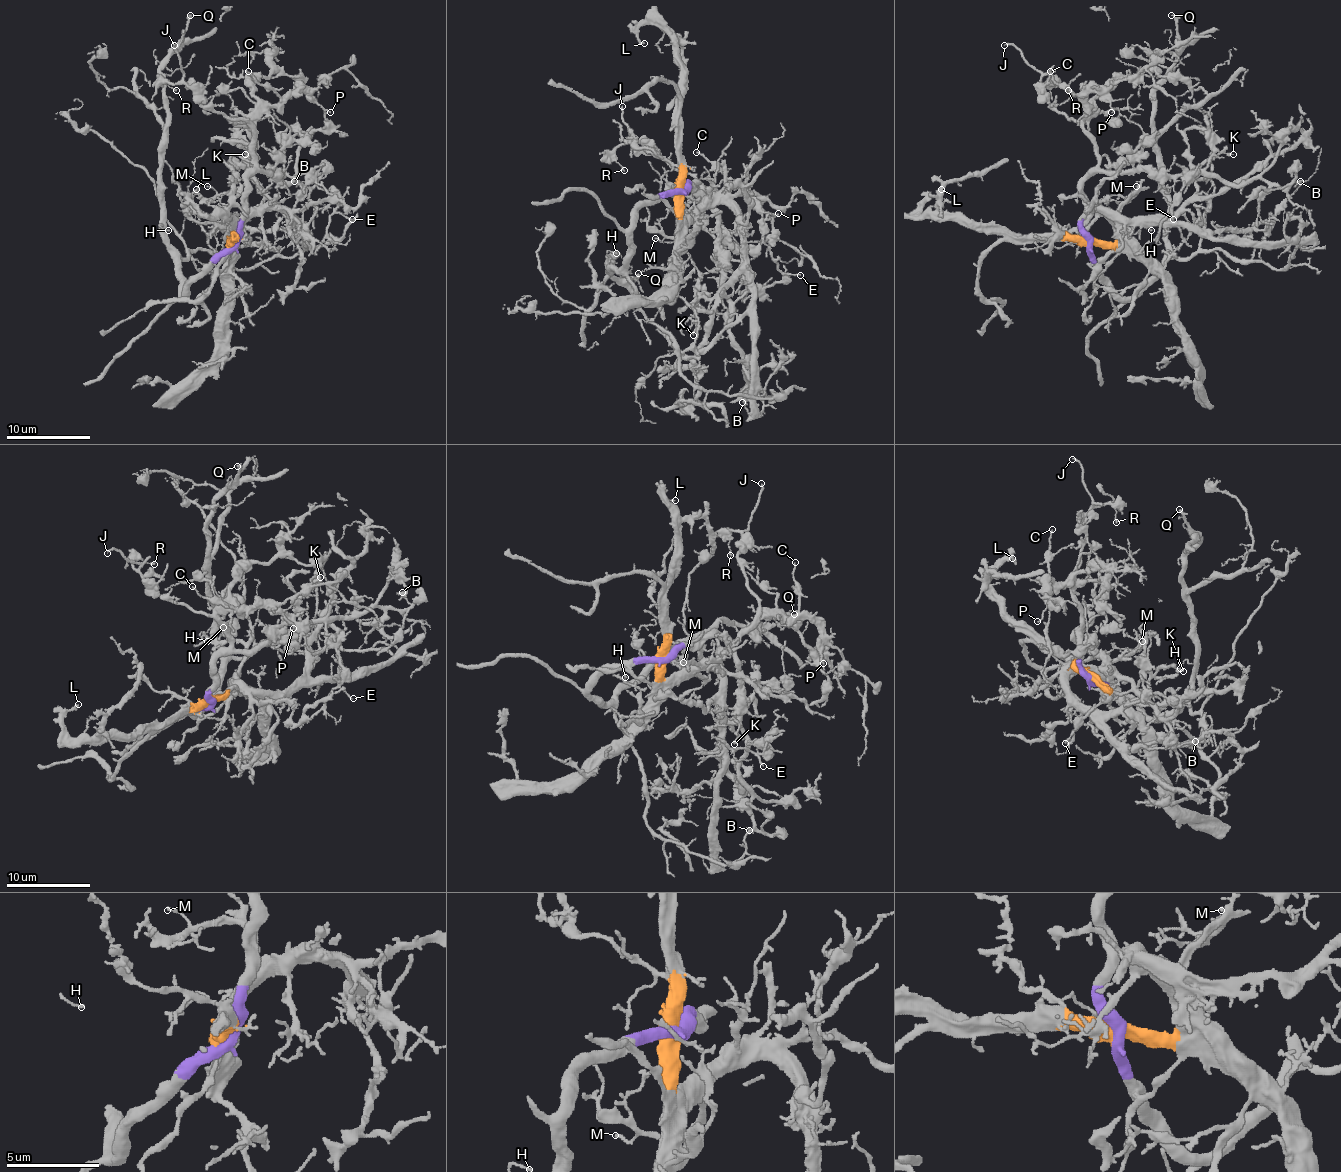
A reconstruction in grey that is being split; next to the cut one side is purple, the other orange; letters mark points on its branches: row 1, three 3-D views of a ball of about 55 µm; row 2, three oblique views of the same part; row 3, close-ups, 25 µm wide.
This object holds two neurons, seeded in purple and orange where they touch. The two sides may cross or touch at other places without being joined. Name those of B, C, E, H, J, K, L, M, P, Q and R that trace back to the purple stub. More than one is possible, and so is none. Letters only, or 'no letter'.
B, C, E, H, J, P, Q, R

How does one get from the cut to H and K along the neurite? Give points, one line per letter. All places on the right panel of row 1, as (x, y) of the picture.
H: (1089, 242), (1093, 265), (1122, 297), (1131, 297), (1158, 270), (1166, 251), (1162, 224), (1152, 226), (1152, 230)
K: (1089, 242), (1116, 238), (1102, 209), (1118, 217), (1164, 217), (1196, 190), (1198, 169), (1221, 152), (1233, 155)

